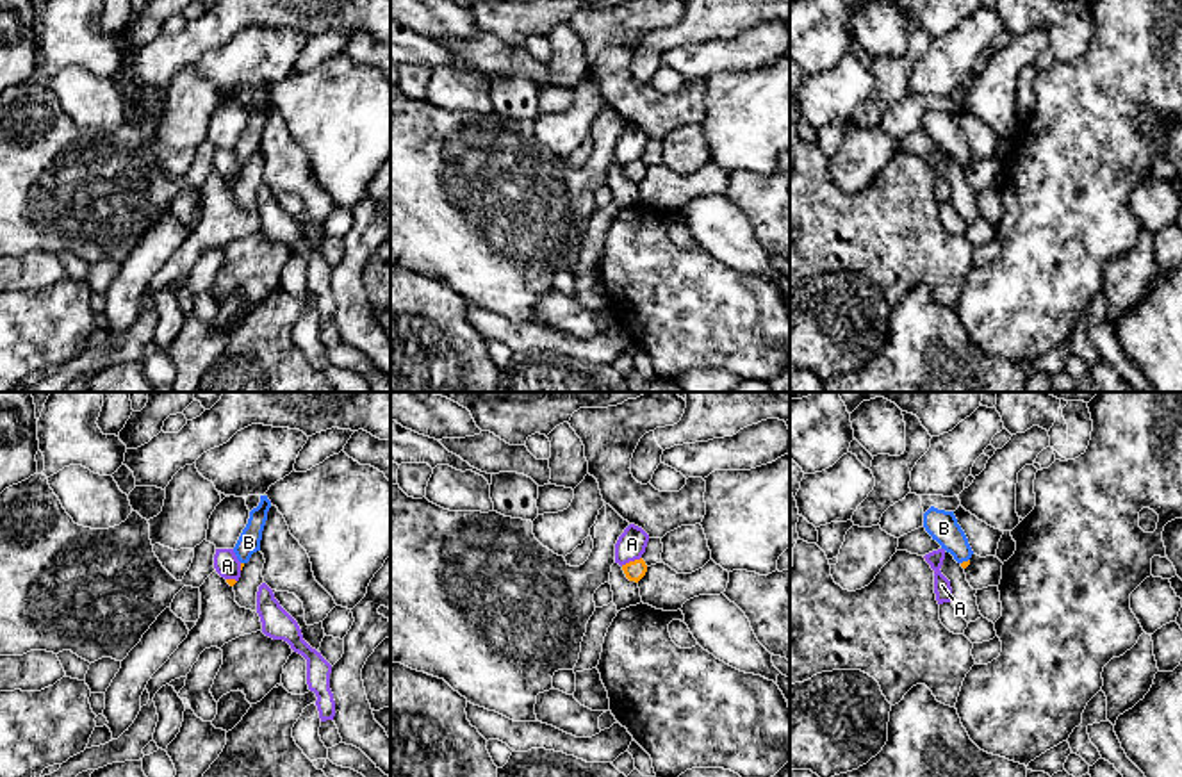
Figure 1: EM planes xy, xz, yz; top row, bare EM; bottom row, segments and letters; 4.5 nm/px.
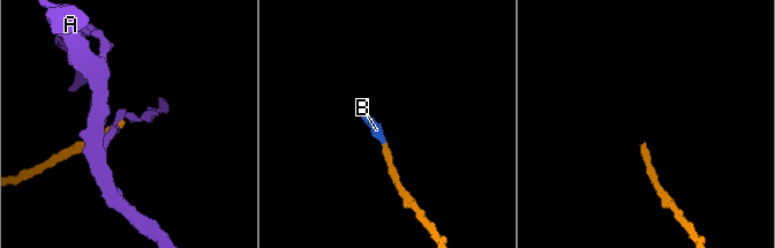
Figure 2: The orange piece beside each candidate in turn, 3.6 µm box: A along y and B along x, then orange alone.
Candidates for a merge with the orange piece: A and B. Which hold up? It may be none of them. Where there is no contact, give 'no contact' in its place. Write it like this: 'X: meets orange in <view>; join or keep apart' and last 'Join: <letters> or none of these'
A: meets orange in xz; keep apart
B: meets orange in yz; join
Join: B

